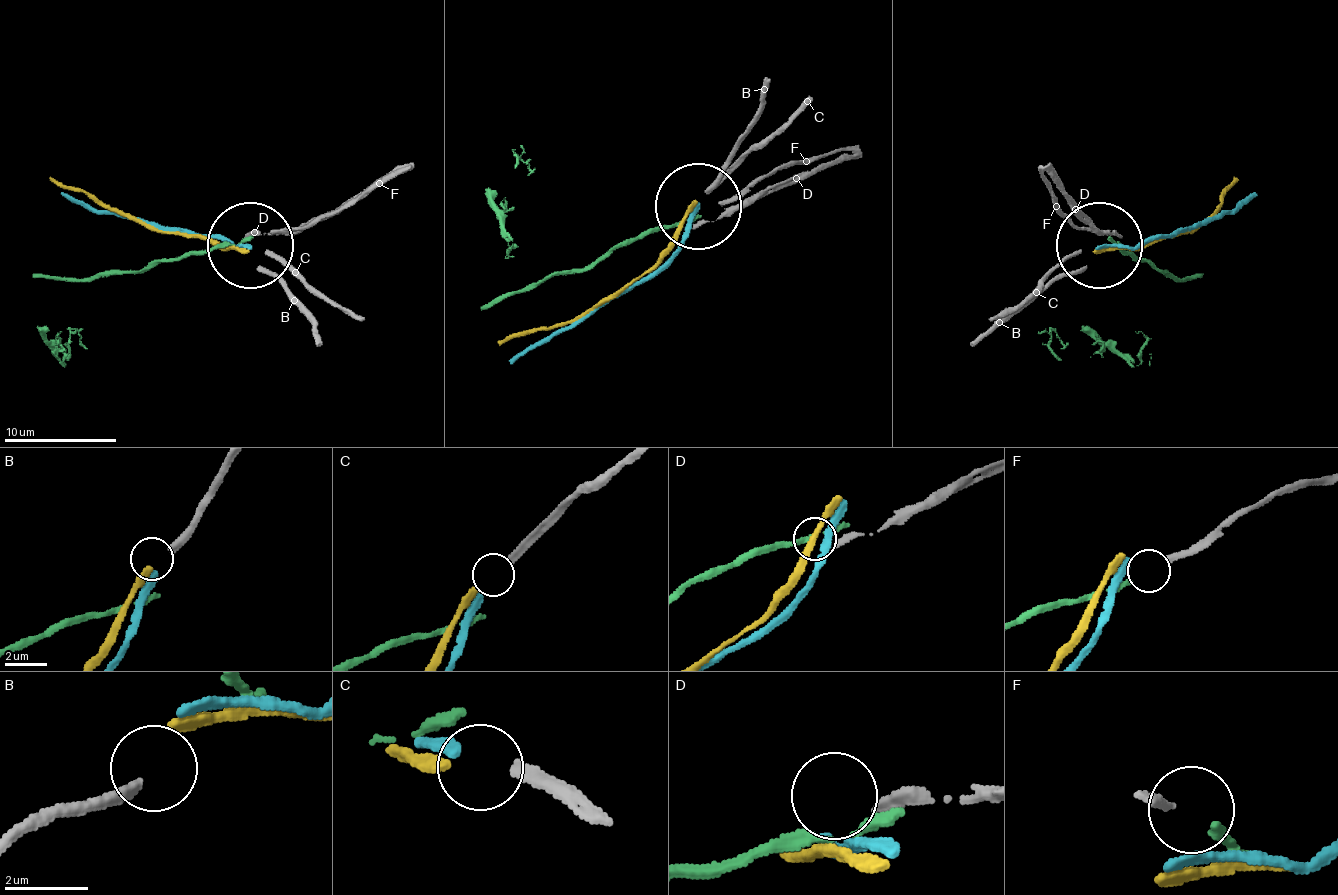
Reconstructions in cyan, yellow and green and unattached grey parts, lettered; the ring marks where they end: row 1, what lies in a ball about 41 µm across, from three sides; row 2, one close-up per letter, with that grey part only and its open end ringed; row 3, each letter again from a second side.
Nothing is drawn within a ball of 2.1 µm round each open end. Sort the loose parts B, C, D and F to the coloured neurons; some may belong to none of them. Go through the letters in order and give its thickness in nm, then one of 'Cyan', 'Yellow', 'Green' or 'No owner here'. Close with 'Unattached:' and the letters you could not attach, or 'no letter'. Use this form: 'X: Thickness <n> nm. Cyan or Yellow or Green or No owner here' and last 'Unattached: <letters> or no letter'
B: Thickness 360 nm. No owner here
C: Thickness 280 nm. Cyan
D: Thickness 280 nm. No owner here
F: Thickness 240 nm. Green
Unattached: B, D

